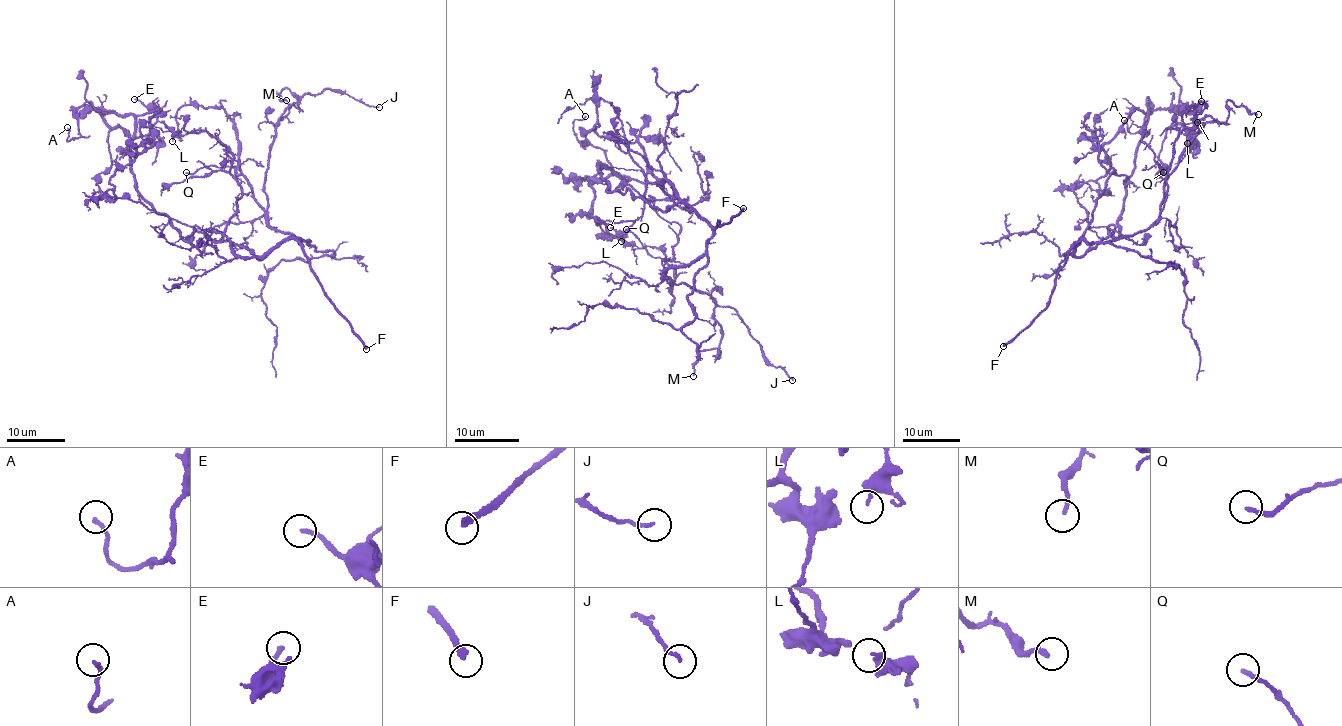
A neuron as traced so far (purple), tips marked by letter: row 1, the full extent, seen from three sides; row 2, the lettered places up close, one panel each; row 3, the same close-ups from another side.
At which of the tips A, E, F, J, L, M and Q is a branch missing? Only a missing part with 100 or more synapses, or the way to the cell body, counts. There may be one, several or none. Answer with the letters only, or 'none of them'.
F

